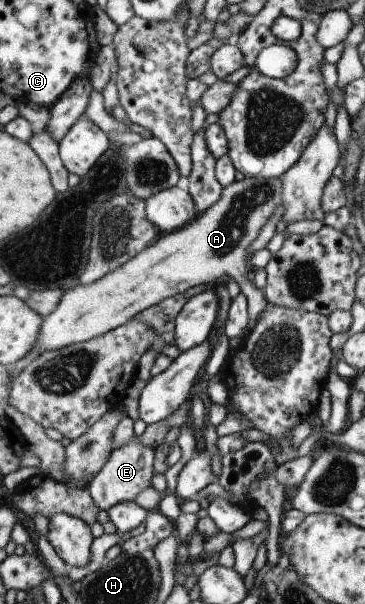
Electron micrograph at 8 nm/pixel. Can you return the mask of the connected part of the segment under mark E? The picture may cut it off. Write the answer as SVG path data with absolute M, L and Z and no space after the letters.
M130 442L114 451L106 465L88 485L91 496L101 510L108 510L117 503L135 500L153 483L155 475L155 450L141 442Z

